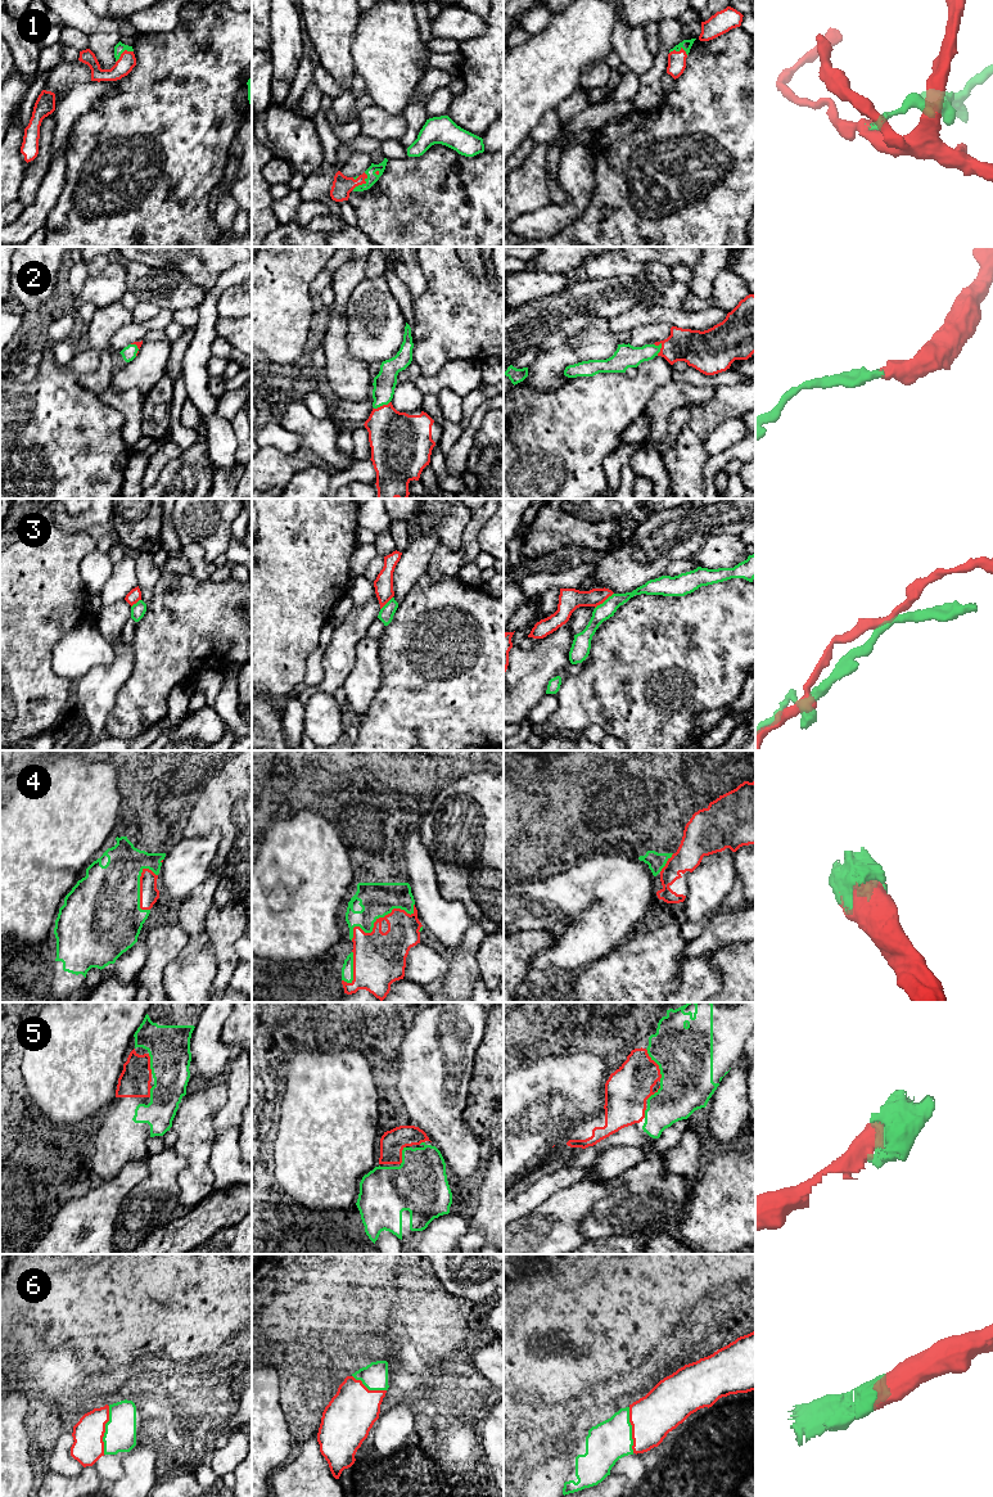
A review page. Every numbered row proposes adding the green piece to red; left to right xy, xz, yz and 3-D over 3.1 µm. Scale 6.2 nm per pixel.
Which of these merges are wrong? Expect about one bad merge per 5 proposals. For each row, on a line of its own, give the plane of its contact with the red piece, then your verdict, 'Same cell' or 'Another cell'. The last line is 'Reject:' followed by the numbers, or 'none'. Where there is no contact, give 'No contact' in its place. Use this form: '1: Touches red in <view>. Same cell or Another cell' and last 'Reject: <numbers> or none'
1: Touches red in xz. Same cell
2: Touches red in yz. Same cell
3: Touches red in yz. Another cell
4: Touches red in xz. Same cell
5: Touches red in yz. Same cell
6: Touches red in xy. Same cell
Reject: 3

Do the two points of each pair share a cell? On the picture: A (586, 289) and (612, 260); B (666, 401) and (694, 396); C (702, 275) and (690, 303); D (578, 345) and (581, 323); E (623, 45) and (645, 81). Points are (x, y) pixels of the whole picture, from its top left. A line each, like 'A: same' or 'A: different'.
A: different
B: same
C: different
D: same
E: different

